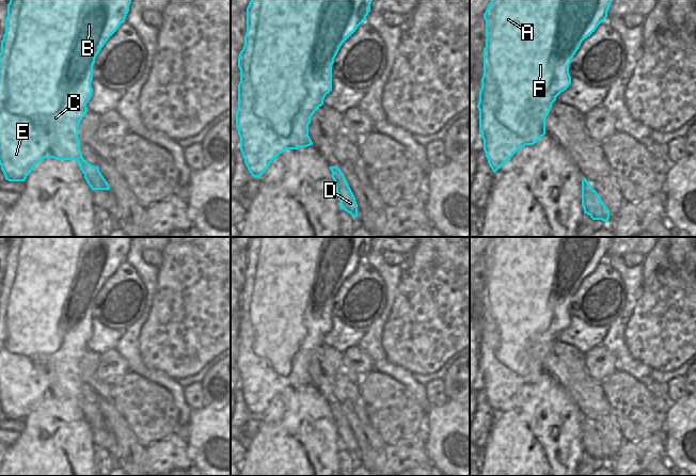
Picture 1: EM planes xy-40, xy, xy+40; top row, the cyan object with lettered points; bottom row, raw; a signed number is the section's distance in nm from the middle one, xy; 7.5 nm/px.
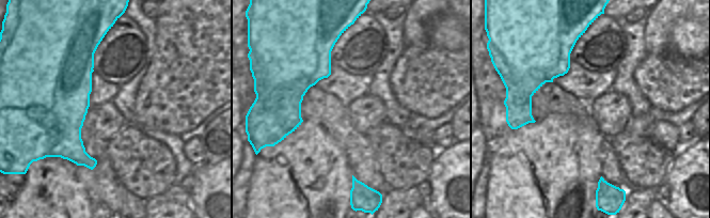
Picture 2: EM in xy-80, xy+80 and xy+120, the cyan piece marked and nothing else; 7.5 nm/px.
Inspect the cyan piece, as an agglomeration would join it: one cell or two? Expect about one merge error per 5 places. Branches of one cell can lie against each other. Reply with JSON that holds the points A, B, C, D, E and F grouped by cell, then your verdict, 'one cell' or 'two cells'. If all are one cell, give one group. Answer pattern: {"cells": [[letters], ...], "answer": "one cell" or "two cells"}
{"cells": [["A", "B", "C", "D", "E", "F"]], "answer": "one cell"}

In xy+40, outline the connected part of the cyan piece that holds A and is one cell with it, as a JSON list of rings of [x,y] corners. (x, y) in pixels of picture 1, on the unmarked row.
[[[492,237],[484,257],[486,286],[479,330],[479,371],[488,402],[495,412],[525,384],[545,374],[545,358],[556,336],[571,323],[569,304],[582,281],[606,258],[614,237]]]

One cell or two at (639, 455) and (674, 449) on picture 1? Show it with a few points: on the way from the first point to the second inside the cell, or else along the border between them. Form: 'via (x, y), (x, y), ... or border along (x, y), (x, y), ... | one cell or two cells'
border along (663, 445), (666, 458) | two cells

